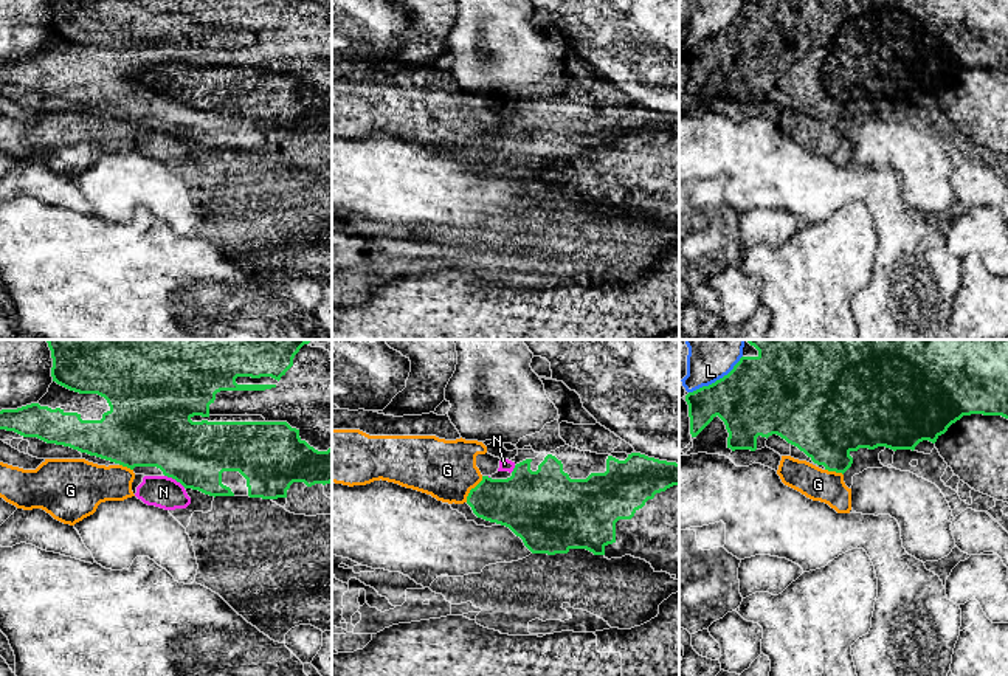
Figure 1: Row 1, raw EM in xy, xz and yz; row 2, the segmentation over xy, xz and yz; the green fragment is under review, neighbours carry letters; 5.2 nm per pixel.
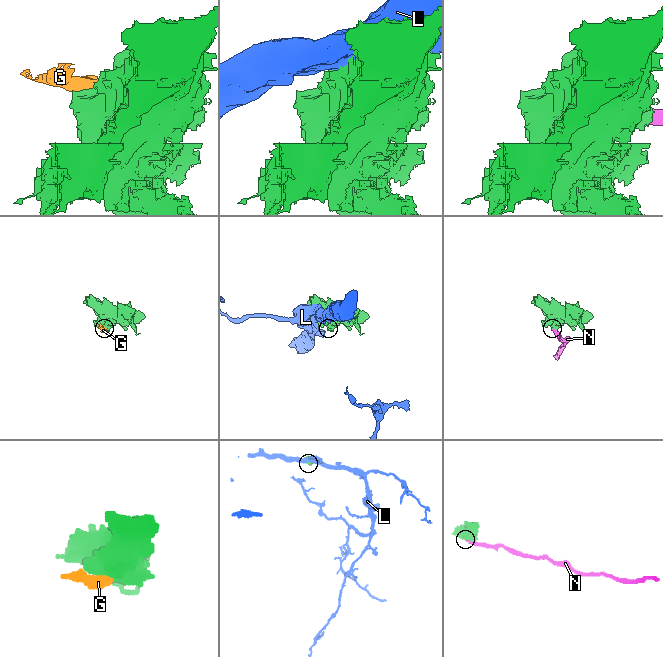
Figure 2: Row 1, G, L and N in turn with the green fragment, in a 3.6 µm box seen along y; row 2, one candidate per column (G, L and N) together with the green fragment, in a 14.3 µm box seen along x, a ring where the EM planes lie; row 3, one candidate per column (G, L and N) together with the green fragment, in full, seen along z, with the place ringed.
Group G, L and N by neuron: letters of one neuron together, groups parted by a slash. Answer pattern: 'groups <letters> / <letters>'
groups G N / L

